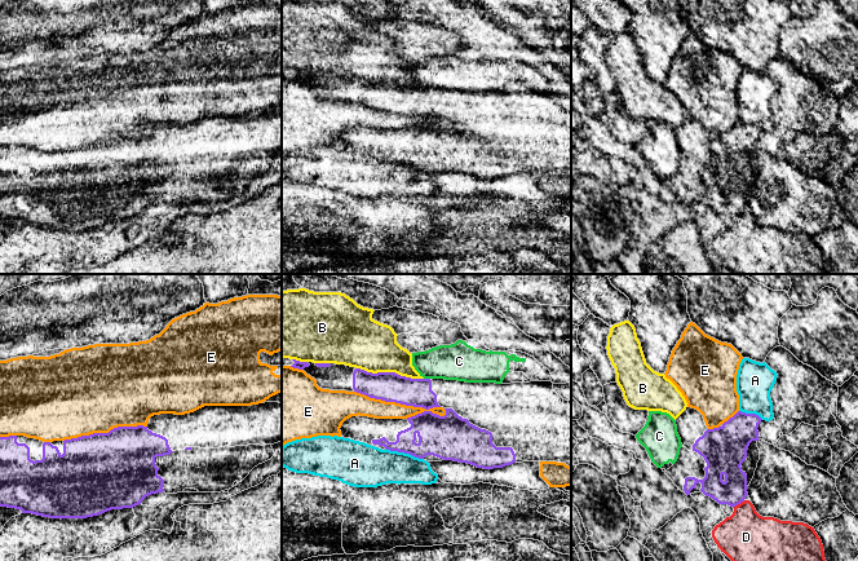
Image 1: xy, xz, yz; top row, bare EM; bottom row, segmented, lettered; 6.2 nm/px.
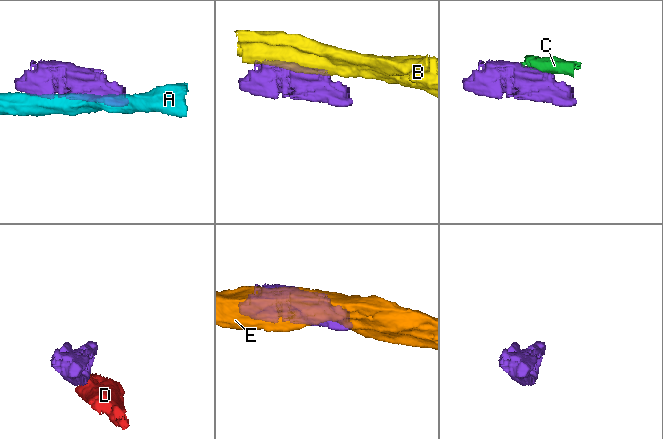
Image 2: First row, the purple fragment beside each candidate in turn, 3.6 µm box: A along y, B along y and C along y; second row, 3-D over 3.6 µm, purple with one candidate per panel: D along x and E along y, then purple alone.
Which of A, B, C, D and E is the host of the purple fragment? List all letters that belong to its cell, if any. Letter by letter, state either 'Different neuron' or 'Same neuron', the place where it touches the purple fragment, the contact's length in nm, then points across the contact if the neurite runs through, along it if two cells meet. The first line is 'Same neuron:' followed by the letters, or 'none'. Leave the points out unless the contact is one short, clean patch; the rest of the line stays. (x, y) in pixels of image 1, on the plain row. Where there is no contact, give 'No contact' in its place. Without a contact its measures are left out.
Same neuron: none
A: Different neuron. Touches purple at xz (405, 163). Shared border 260 nm
B: Different neuron. Touches purple at xz (389, 83). Shared border 440 nm
C: Different neuron. Touches purple at xz (427, 89). Shared border 40 nm
D: Different neuron. Touches purple at yz (738, 213). Shared border 90 nm. Boundary: yz (744, 211), (733, 217)
E: Different neuron. Touches purple at xz (401, 114). Shared border 600 nm

